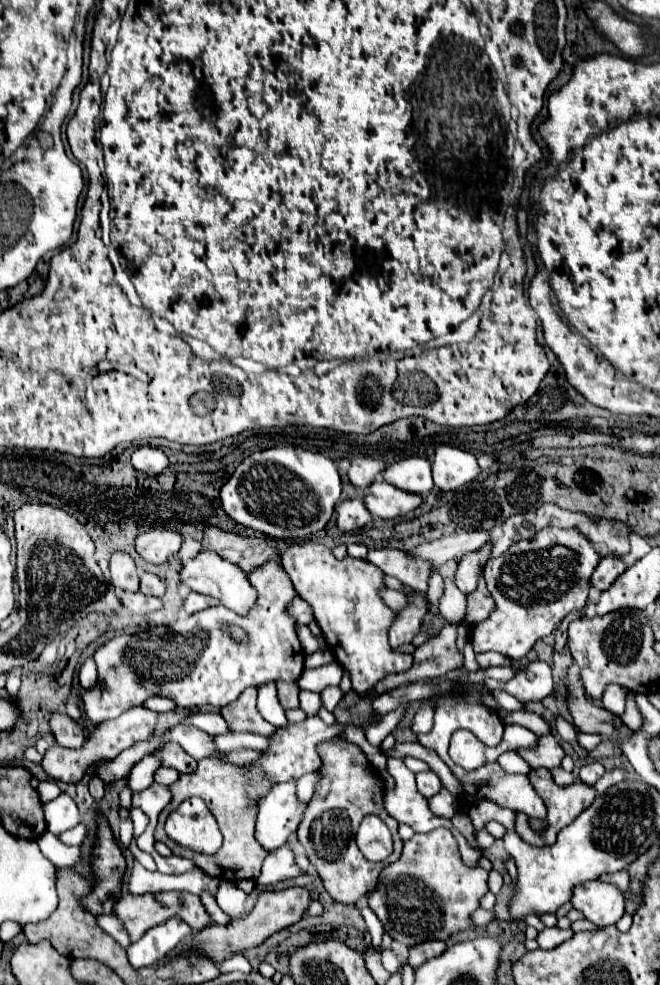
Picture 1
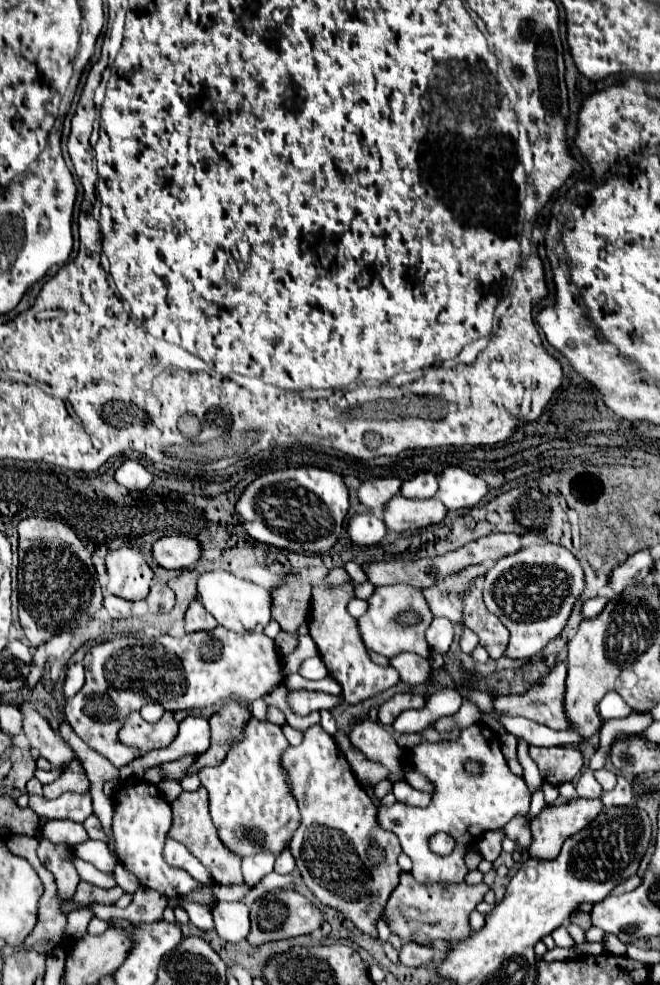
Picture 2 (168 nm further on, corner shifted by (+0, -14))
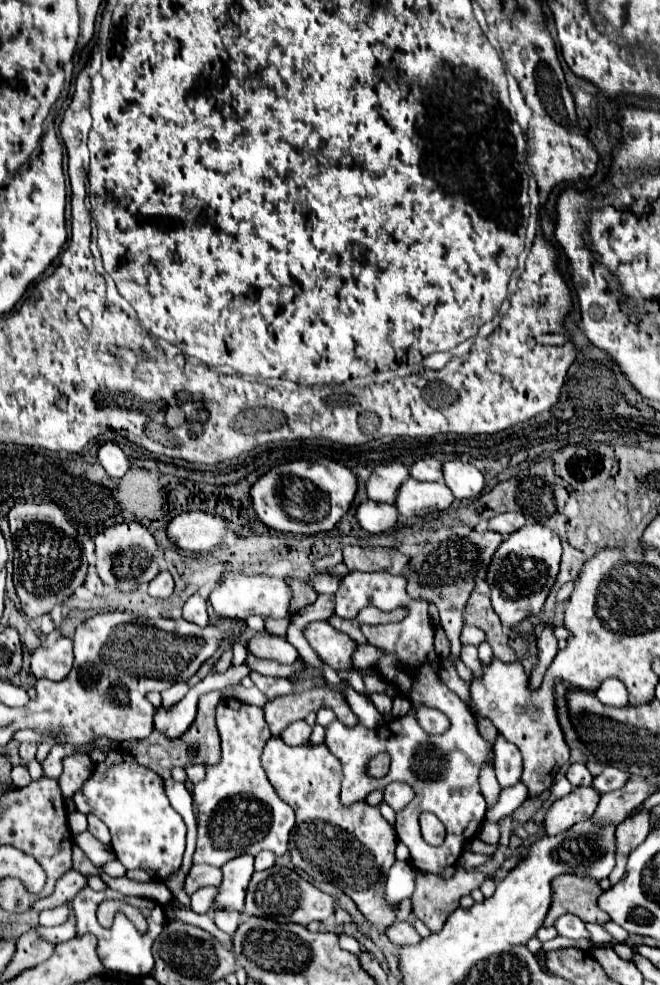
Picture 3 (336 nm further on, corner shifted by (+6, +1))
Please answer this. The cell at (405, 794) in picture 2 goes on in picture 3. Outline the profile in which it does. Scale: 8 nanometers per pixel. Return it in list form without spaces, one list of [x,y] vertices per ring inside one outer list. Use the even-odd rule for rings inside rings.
[[[391,782],[391,784],[385,788],[385,798],[383,798],[383,800],[385,800],[395,812],[399,812],[399,810],[403,810],[403,808],[409,804],[411,798],[413,798],[413,790],[407,788],[405,782]]]

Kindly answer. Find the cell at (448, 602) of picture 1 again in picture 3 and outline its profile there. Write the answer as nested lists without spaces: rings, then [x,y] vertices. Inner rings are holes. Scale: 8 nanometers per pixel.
[[[463,646],[463,650],[461,650],[461,660],[463,660],[465,666],[473,672],[473,678],[479,678],[479,676],[483,674],[477,648],[473,648],[473,646]]]

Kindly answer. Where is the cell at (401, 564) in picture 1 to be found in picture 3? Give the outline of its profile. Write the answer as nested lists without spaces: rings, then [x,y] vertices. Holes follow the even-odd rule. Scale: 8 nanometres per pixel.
[[[475,626],[463,628],[463,632],[461,632],[461,644],[463,644],[463,646],[467,646],[467,644],[479,646],[479,644],[483,644],[483,642],[485,642],[485,632],[483,632],[483,630],[479,630],[479,628],[475,628]]]

